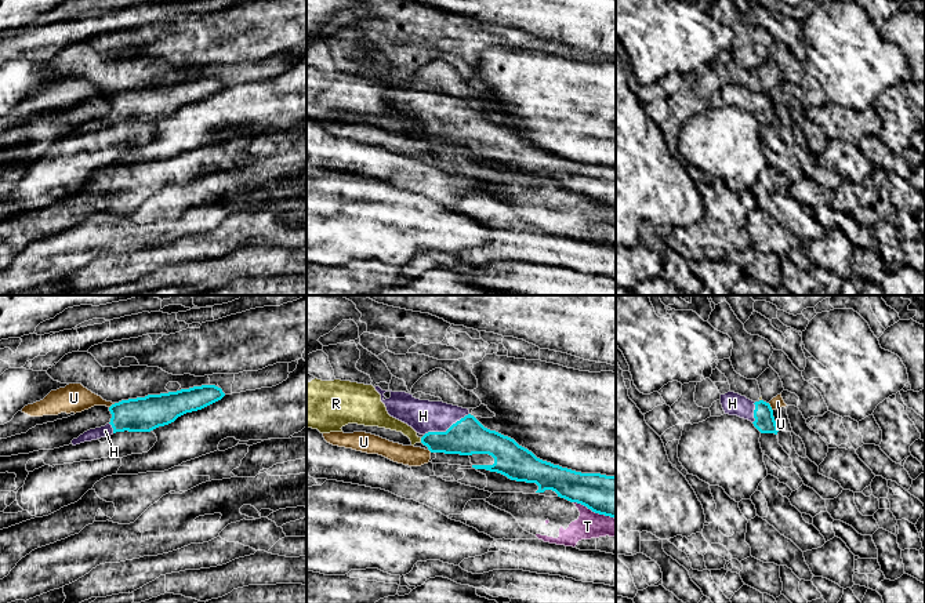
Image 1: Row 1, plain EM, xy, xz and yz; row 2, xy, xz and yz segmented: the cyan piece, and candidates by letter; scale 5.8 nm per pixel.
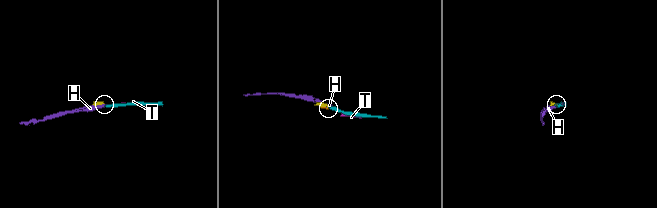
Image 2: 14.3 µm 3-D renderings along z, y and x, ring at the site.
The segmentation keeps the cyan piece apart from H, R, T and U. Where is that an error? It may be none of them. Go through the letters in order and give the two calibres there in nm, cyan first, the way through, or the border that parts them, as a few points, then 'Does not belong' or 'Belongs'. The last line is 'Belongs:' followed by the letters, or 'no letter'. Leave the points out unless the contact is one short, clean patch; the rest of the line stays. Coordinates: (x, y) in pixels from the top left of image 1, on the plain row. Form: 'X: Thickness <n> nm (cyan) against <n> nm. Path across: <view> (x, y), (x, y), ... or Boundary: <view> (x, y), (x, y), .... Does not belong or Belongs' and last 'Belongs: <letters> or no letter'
H: Thickness 220 nm (cyan) against 190 nm. Path across: xz (467, 127), (448, 120), (438, 112), (423, 106). Belongs
R: Thickness 200 nm (cyan) against 90 nm. Boundary: xz (420, 129), (421, 133). Does not belong
T: Thickness 240 nm (cyan) against 160 nm. Does not belong
U: Thickness 120 nm (cyan) against 70 nm. Boundary: yz (768, 94), (772, 101). Does not belong
Belongs: H

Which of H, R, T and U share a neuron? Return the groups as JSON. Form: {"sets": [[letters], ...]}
{"sets": [["H"], ["R"], ["T", "U"]]}

